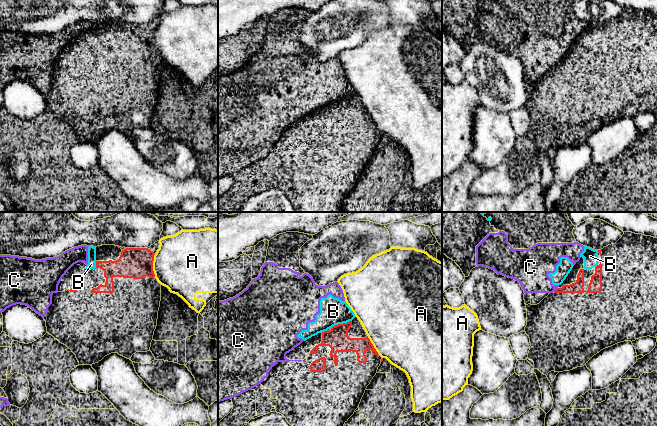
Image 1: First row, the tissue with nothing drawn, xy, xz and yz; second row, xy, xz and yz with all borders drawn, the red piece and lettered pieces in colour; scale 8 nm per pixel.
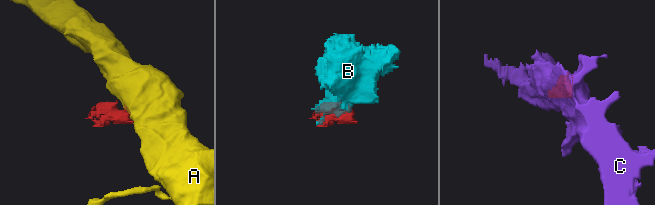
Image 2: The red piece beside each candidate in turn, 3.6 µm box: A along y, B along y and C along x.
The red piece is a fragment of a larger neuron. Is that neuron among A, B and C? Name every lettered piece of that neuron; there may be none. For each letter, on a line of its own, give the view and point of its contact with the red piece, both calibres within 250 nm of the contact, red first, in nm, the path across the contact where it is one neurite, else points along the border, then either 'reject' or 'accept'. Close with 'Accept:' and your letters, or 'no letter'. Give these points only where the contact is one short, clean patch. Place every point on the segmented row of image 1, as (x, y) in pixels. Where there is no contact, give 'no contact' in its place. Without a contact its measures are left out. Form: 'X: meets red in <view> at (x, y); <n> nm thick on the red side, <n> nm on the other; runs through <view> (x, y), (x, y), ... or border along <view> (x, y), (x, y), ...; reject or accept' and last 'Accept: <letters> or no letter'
A: meets red in xy at (152, 265); 240 nm thick on the red side, 460 nm on the other; border along xy (155, 254), (153, 261), (154, 276); reject
B: meets red in xz at (341, 324); 180 nm thick on the red side, 220 nm on the other; reject
C: meets red in yz at (556, 289); 90 nm thick on the red side, 280 nm on the other; border along yz (557, 287), (553, 291); reject
Accept: no letter

